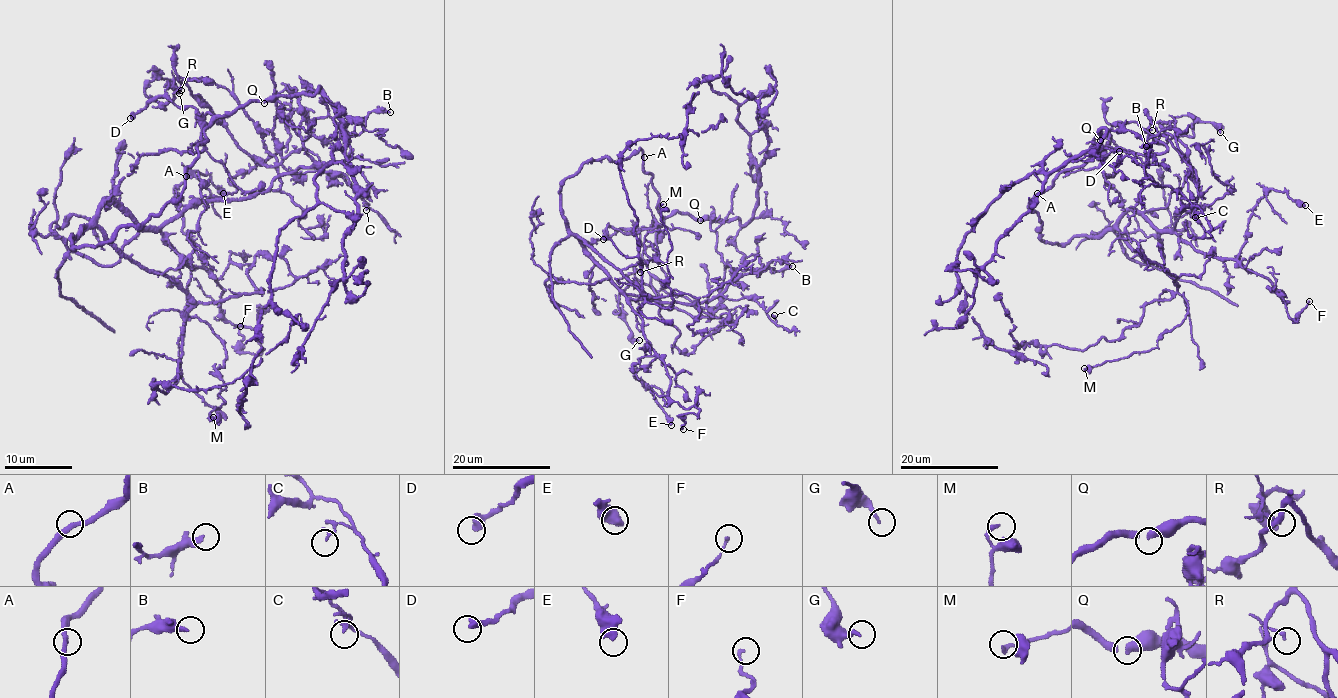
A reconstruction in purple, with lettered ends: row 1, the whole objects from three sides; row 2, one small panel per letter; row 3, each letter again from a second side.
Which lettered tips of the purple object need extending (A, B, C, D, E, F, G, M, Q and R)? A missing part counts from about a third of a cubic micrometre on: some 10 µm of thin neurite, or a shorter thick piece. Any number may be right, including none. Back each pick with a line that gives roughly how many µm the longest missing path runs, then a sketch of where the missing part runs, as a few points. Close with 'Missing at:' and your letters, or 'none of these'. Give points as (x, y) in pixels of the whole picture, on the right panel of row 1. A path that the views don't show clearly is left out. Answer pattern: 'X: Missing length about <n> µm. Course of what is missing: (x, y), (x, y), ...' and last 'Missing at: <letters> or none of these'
Missing at: none of these

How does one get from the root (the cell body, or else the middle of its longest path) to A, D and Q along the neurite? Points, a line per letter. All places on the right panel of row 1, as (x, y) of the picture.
A: (1183, 209), (1170, 230), (1156, 230), (1129, 210), (1096, 236), (1046, 243), (1040, 216), (1029, 208), (1037, 193)
D: (1183, 209), (1170, 230), (1156, 230), (1125, 210), (1105, 182), (1112, 173), (1101, 168), (1109, 135), (1119, 151)
Q: (1183, 209), (1182, 195), (1146, 172), (1149, 150), (1141, 138), (1130, 130), (1101, 129), (1100, 140)

